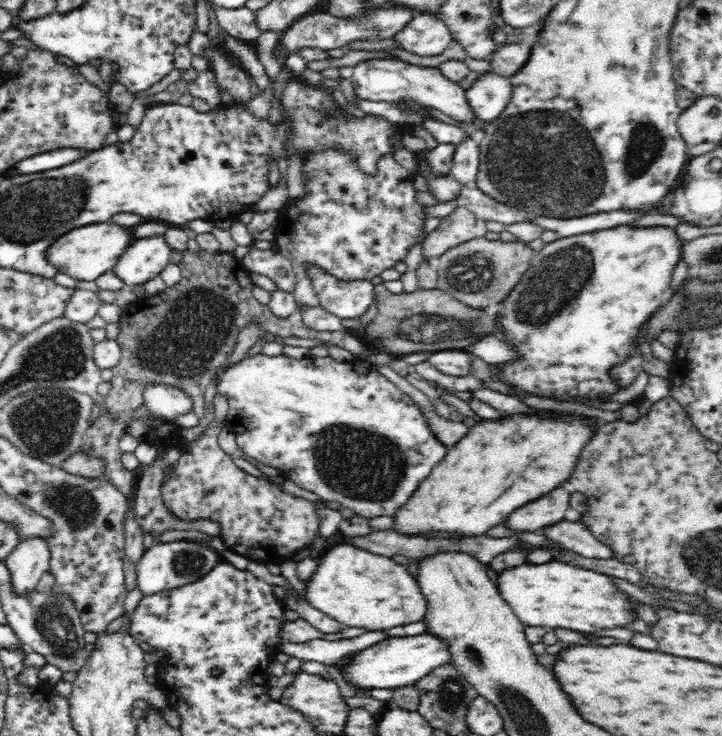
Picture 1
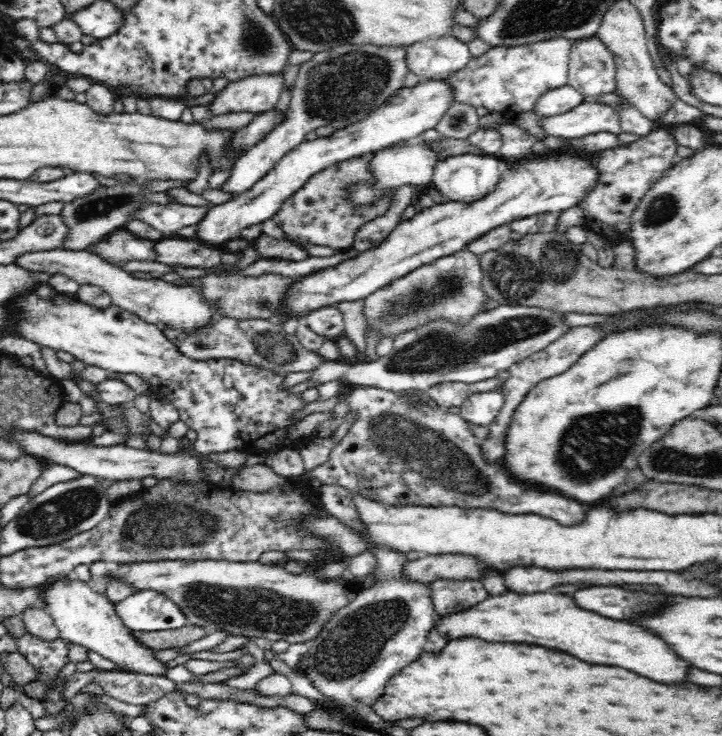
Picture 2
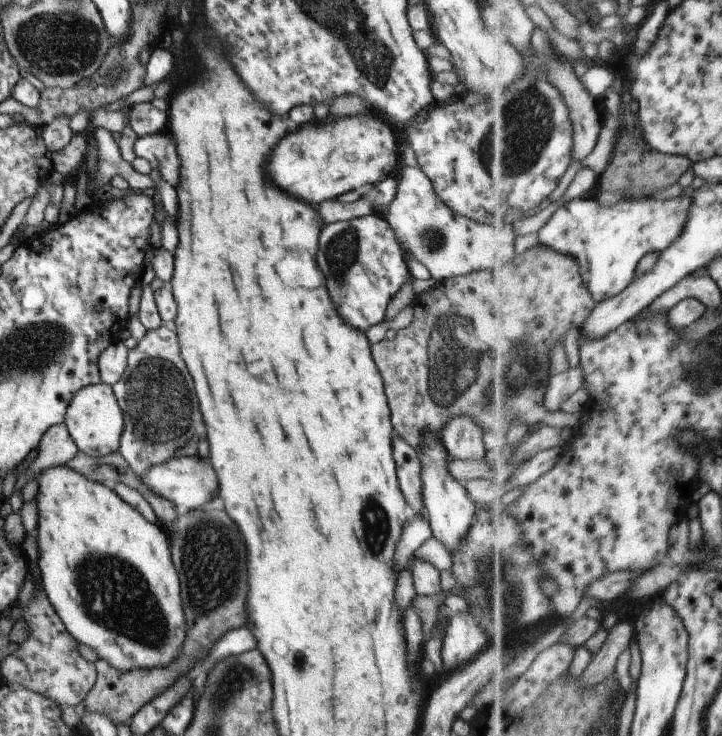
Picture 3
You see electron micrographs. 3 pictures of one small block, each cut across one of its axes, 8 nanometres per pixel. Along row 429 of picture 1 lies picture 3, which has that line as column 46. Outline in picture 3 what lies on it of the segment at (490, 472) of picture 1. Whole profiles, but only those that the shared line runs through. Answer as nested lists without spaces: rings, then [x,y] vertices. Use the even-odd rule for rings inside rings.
[[[64,464],[55,466],[40,472],[37,475],[38,484],[33,486],[36,492],[38,520],[35,528],[36,544],[38,547],[38,568],[42,583],[44,596],[48,599],[49,605],[57,614],[59,621],[63,624],[66,632],[75,642],[85,645],[95,654],[98,659],[104,661],[111,669],[127,673],[133,670],[165,669],[181,652],[183,636],[185,636],[185,620],[181,610],[181,598],[179,598],[179,580],[175,574],[175,568],[169,560],[169,546],[165,534],[159,530],[161,525],[153,525],[143,519],[143,516],[128,506],[117,494],[113,492],[110,485],[92,482],[83,476],[76,474],[73,470],[67,469]]]

